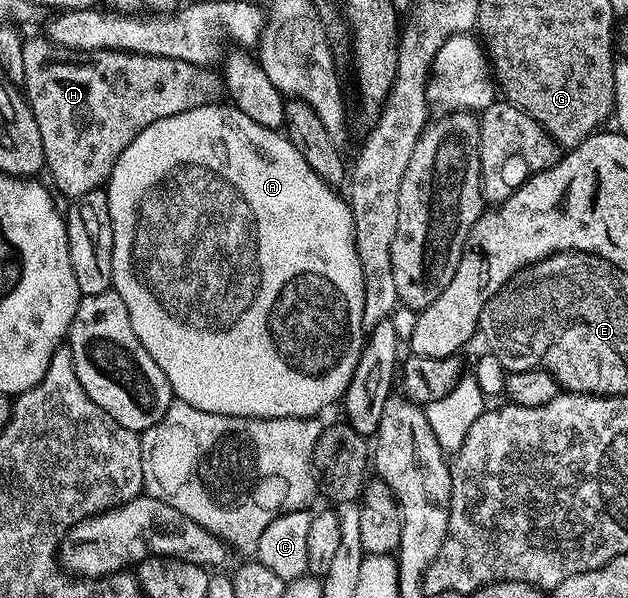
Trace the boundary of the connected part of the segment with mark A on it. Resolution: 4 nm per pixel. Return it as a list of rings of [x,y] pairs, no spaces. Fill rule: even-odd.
[[[219,102],[209,104],[208,106],[200,106],[196,110],[188,110],[184,114],[176,114],[172,118],[164,118],[160,122],[145,128],[126,147],[124,154],[120,154],[120,158],[112,170],[104,191],[108,198],[108,214],[110,218],[116,218],[118,222],[122,220],[122,224],[124,224],[126,218],[136,218],[136,222],[138,222],[140,210],[142,210],[142,220],[144,220],[142,222],[142,226],[144,226],[142,236],[148,234],[148,226],[154,226],[154,252],[156,252],[156,262],[152,260],[154,266],[148,268],[148,272],[144,272],[144,274],[142,274],[142,268],[138,268],[138,272],[132,268],[132,278],[128,278],[120,286],[112,286],[112,288],[113,291],[120,294],[120,298],[124,298],[124,306],[128,306],[128,318],[132,318],[132,330],[136,330],[136,338],[140,338],[144,350],[148,350],[148,354],[152,354],[152,362],[156,362],[156,366],[160,366],[160,370],[164,370],[164,378],[168,378],[170,388],[181,403],[188,406],[196,406],[196,410],[204,410],[212,414],[224,414],[225,416],[251,416],[252,418],[296,418],[297,416],[309,416],[314,418],[322,414],[318,412],[324,411],[329,404],[337,405],[341,401],[342,395],[346,392],[348,382],[352,378],[352,370],[356,370],[356,362],[360,358],[364,343],[364,333],[362,330],[362,319],[364,318],[364,280],[358,262],[358,255],[356,254],[356,246],[354,245],[354,219],[350,213],[349,203],[343,197],[341,200],[334,193],[337,191],[331,185],[325,184],[316,172],[312,170],[312,166],[308,166],[308,162],[304,162],[304,154],[300,154],[300,150],[296,150],[296,146],[292,146],[292,142],[286,135],[273,128],[260,126],[260,122],[252,122],[252,118],[248,118],[248,114],[244,114],[239,108],[233,107],[229,103]]]

